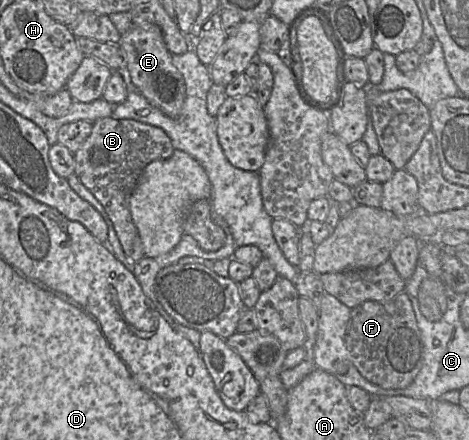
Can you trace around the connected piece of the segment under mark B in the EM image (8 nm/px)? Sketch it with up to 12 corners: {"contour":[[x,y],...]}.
{"contour":[[105,117],[74,153],[123,251],[145,257],[130,213],[144,168],[172,156],[160,127]]}

